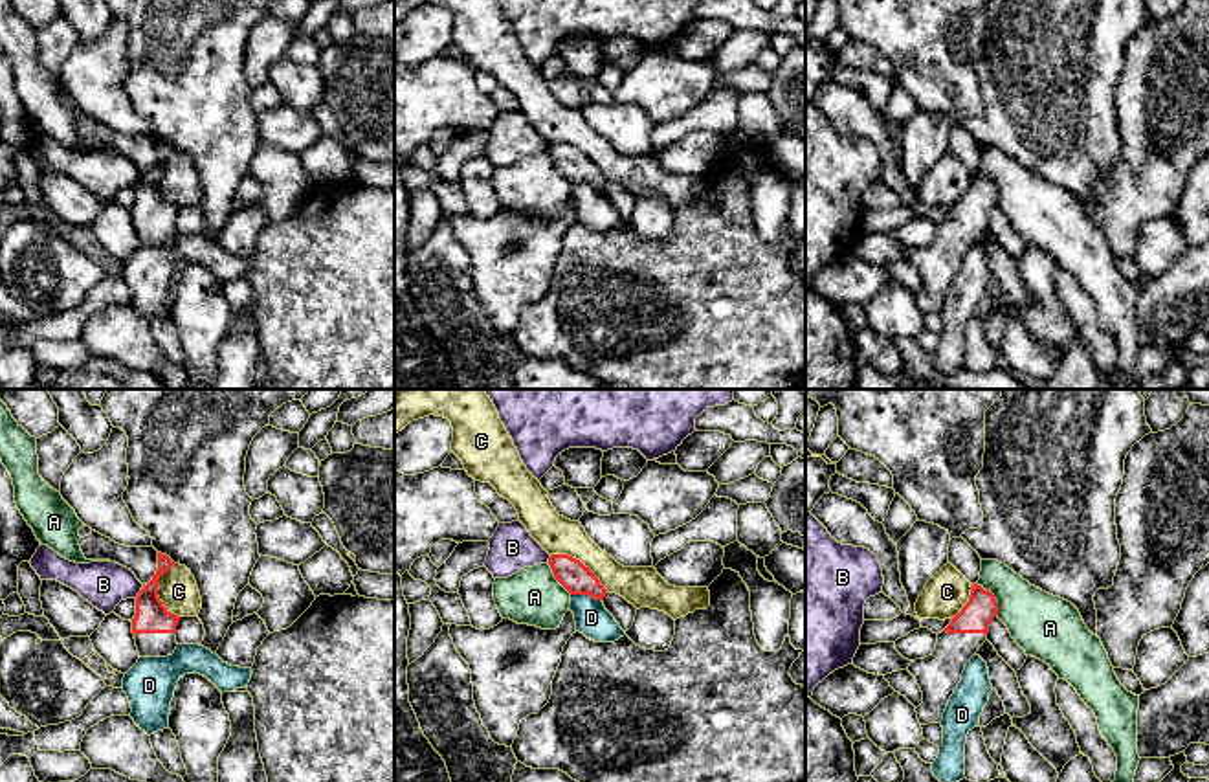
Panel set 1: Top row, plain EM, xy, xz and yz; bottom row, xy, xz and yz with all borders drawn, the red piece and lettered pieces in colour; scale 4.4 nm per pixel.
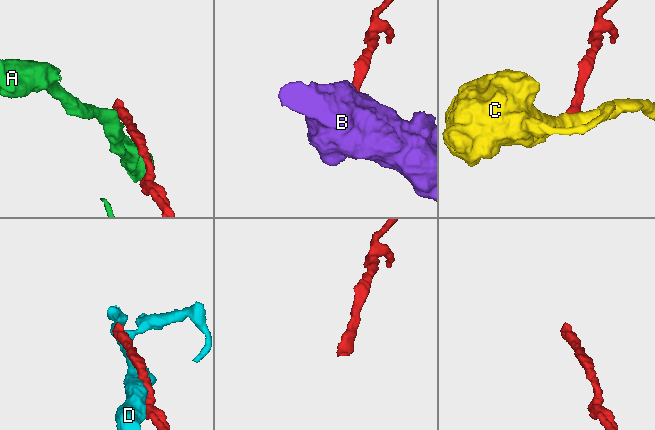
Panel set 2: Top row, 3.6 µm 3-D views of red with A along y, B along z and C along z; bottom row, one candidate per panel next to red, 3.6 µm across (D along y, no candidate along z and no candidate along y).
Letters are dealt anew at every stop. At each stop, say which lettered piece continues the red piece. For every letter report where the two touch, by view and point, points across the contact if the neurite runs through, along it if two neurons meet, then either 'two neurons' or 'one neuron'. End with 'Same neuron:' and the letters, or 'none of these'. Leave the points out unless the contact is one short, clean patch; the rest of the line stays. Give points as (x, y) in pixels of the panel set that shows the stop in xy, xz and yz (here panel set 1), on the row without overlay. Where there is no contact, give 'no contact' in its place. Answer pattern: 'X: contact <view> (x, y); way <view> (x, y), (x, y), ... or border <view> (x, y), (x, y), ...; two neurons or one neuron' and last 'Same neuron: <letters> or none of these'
A: contact yz (993, 186); border yz (976, 173), (993, 184), (997, 204); two neurons
B: contact xy (138, 182); border xy (142, 178), (134, 186); two neurons
C: contact xy (156, 180); border xy (175, 153), (158, 169), (158, 188), (180, 206); two neurons
D: contact xz (586, 182); two neurons
Same neuron: none of these

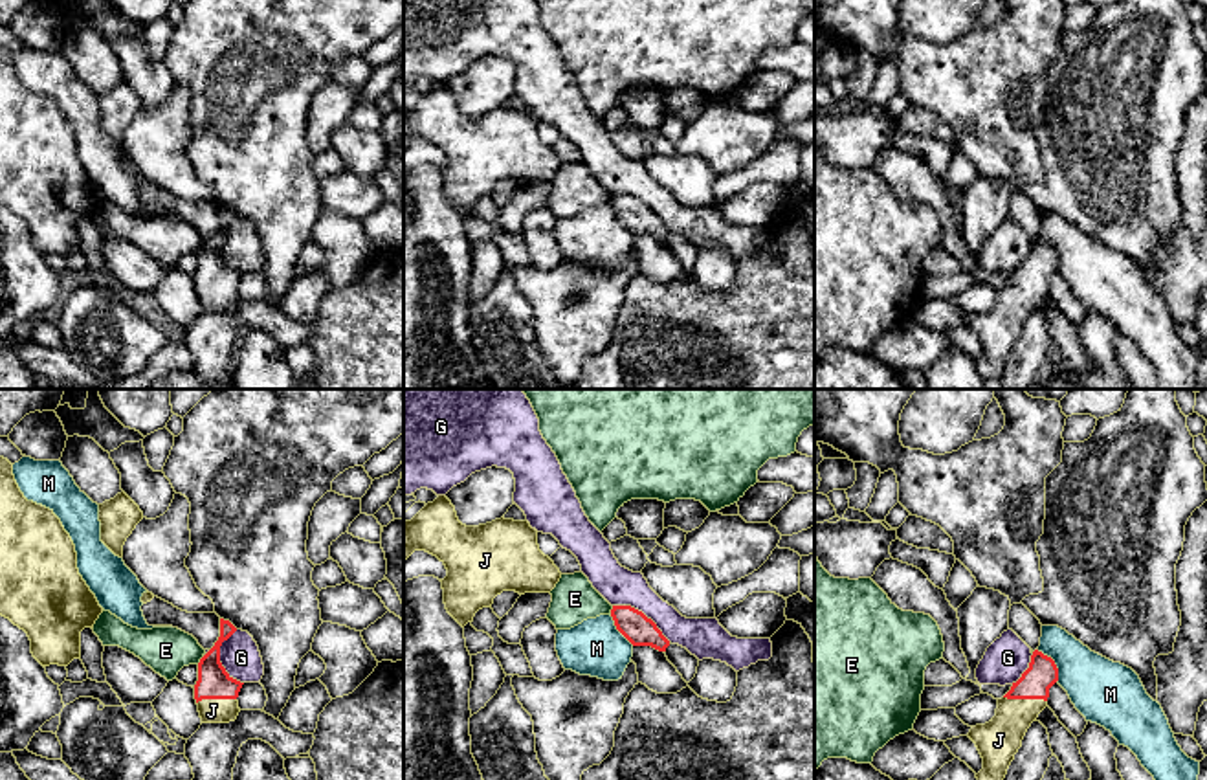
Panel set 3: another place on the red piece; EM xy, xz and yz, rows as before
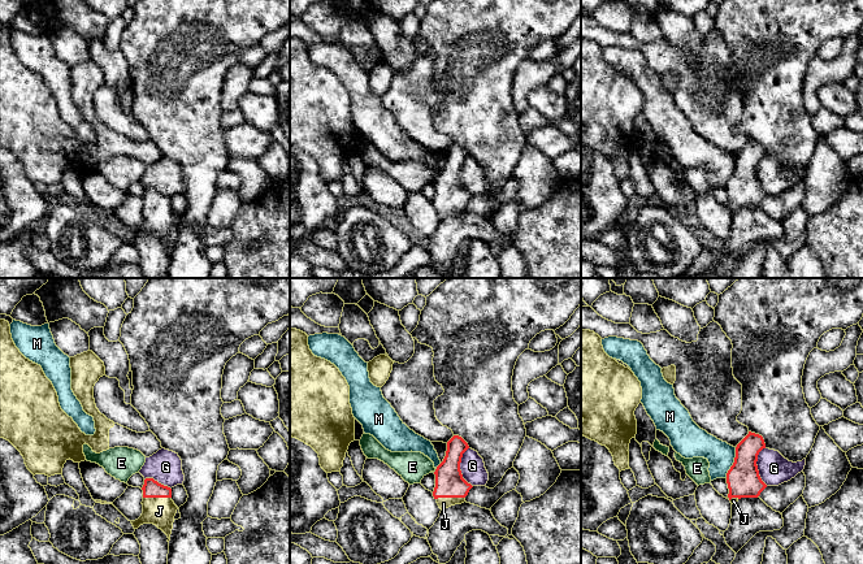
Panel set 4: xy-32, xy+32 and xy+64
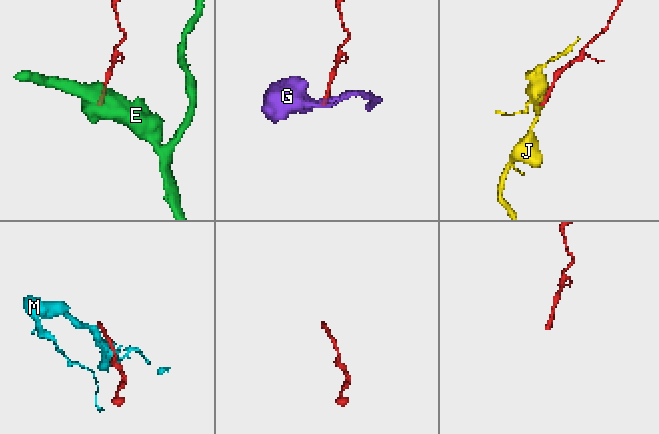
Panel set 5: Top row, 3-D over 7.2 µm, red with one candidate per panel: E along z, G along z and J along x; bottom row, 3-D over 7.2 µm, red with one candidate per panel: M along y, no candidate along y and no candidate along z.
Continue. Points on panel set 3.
E: contact xy (200, 248); border xy (204, 245), (197, 252); two neurons
G: contact xy (219, 246); border xy (237, 219), (221, 235), (221, 254), (243, 272); two neurons
J: contact yz (1026, 287); one neuron
M: contact yz (1053, 252); border yz (1037, 239), (1053, 250), (1057, 270); two neurons
Same neuron: J

